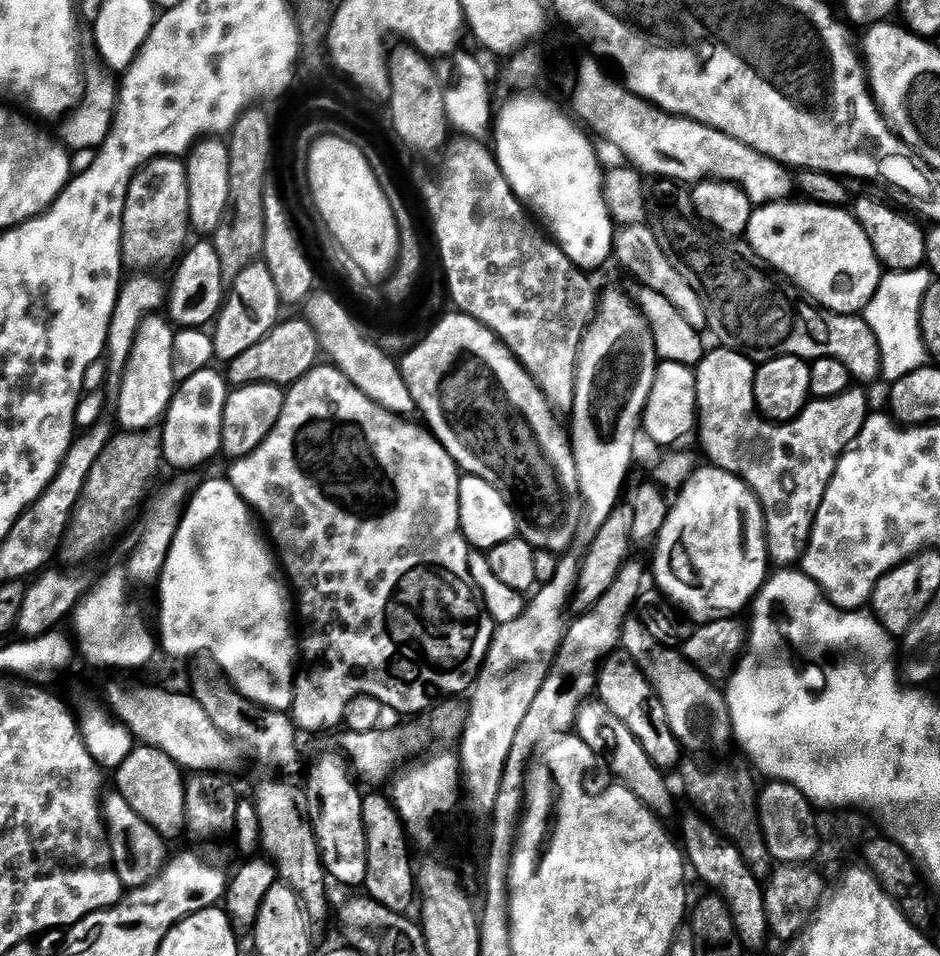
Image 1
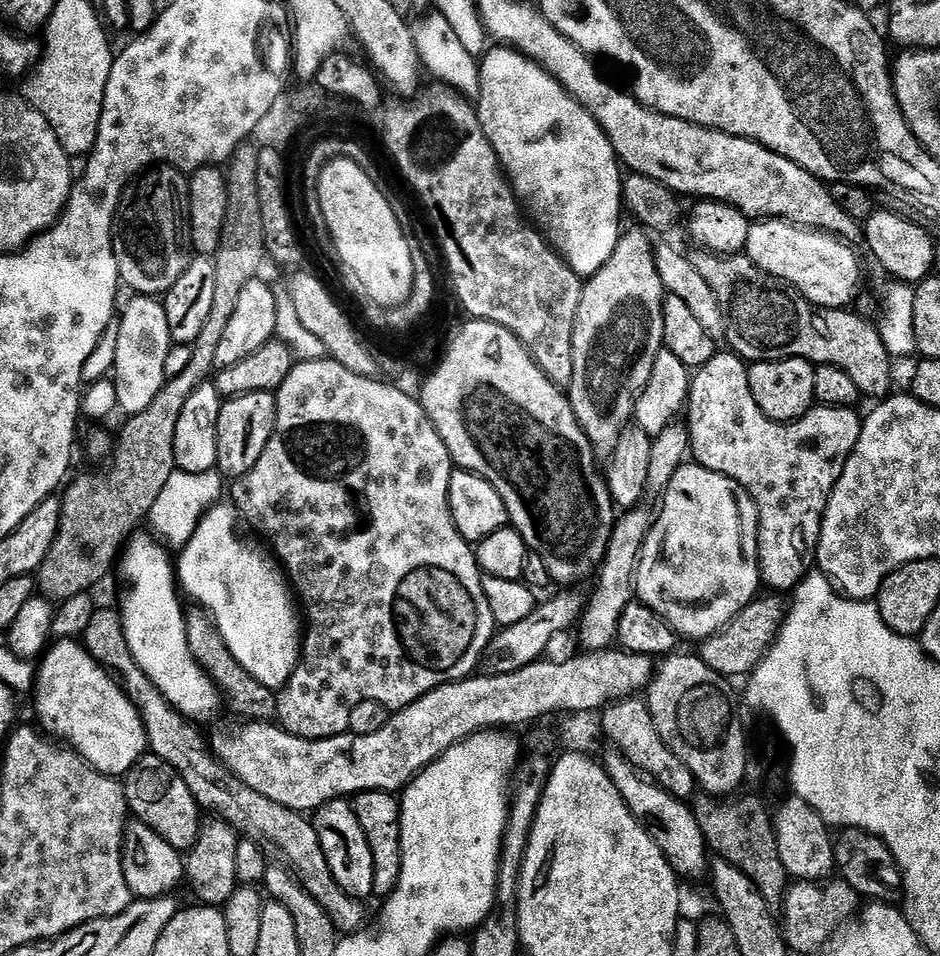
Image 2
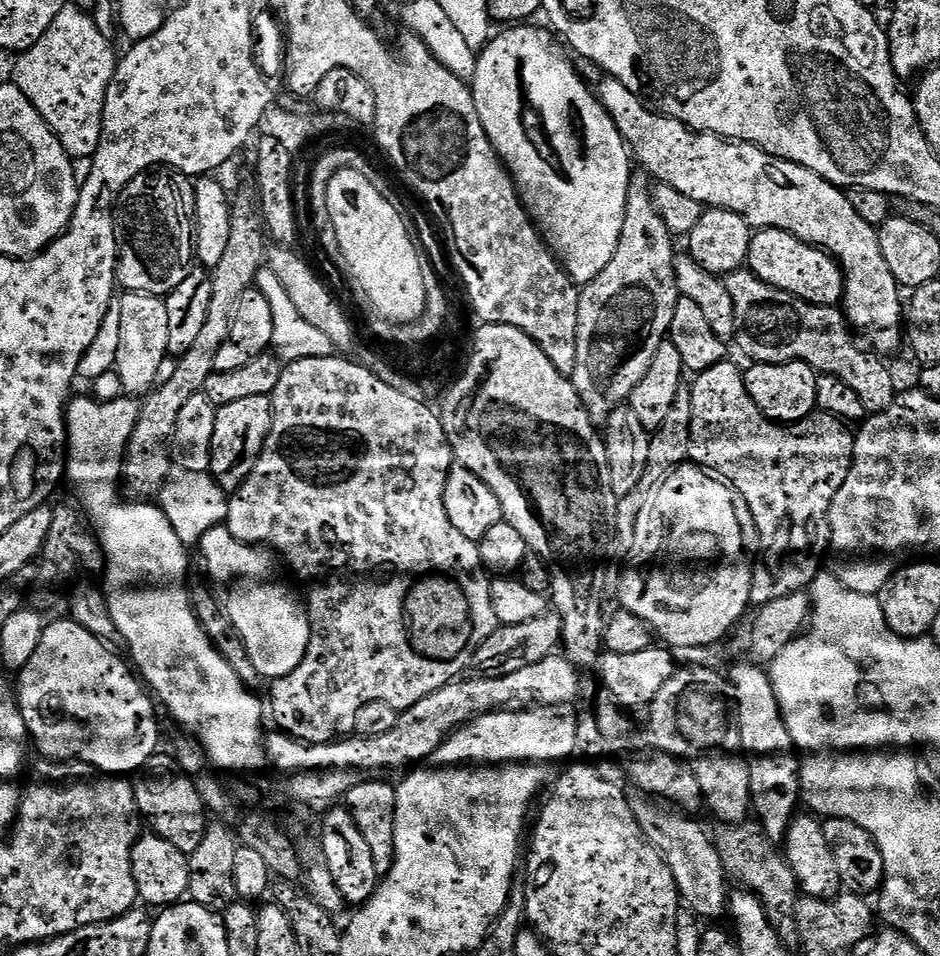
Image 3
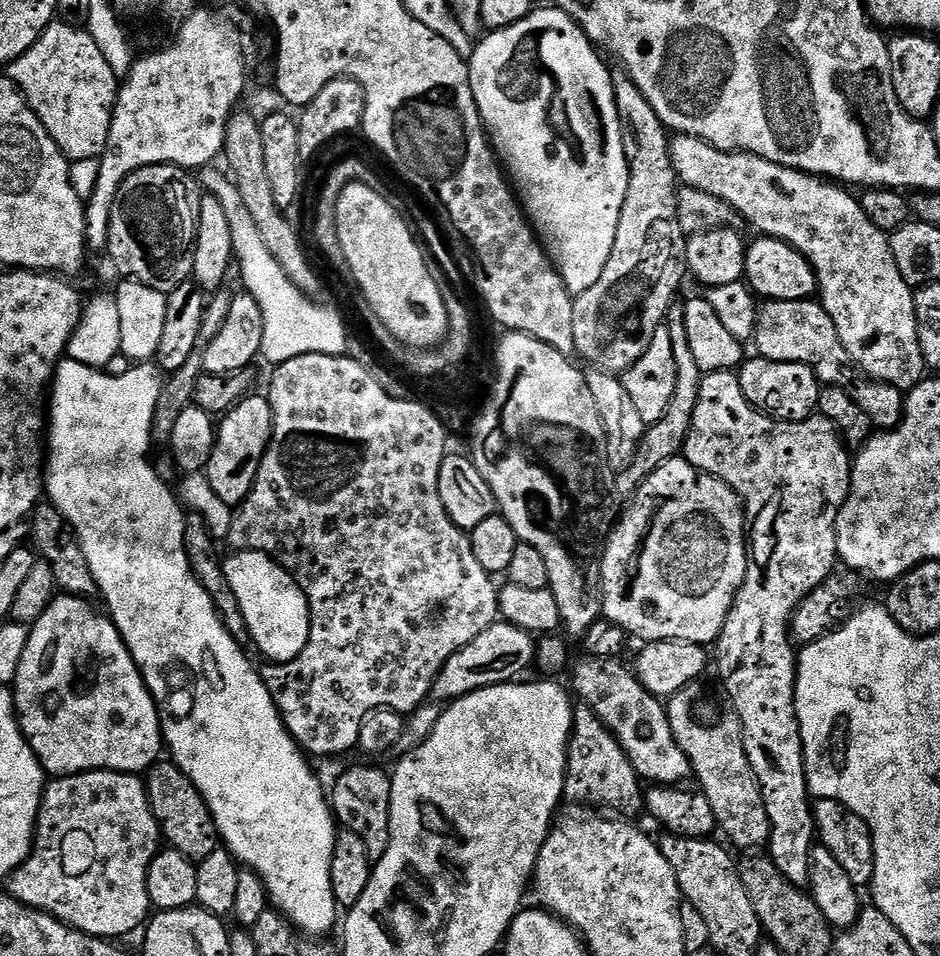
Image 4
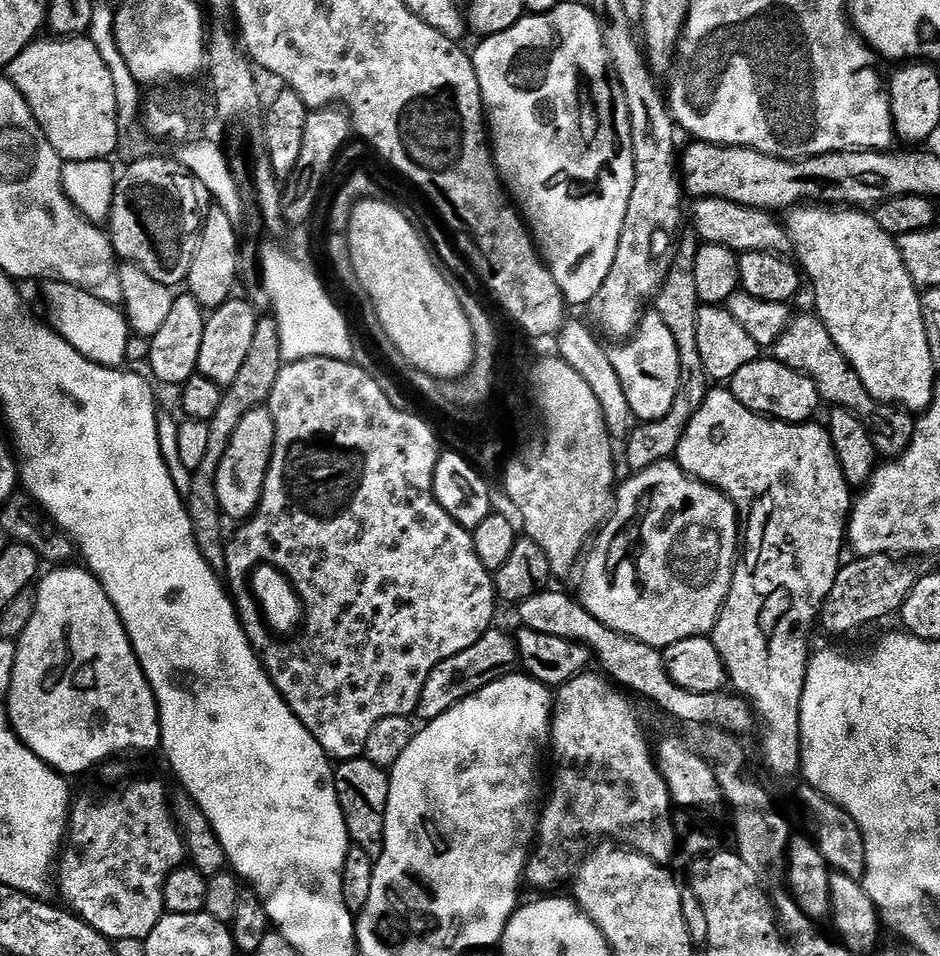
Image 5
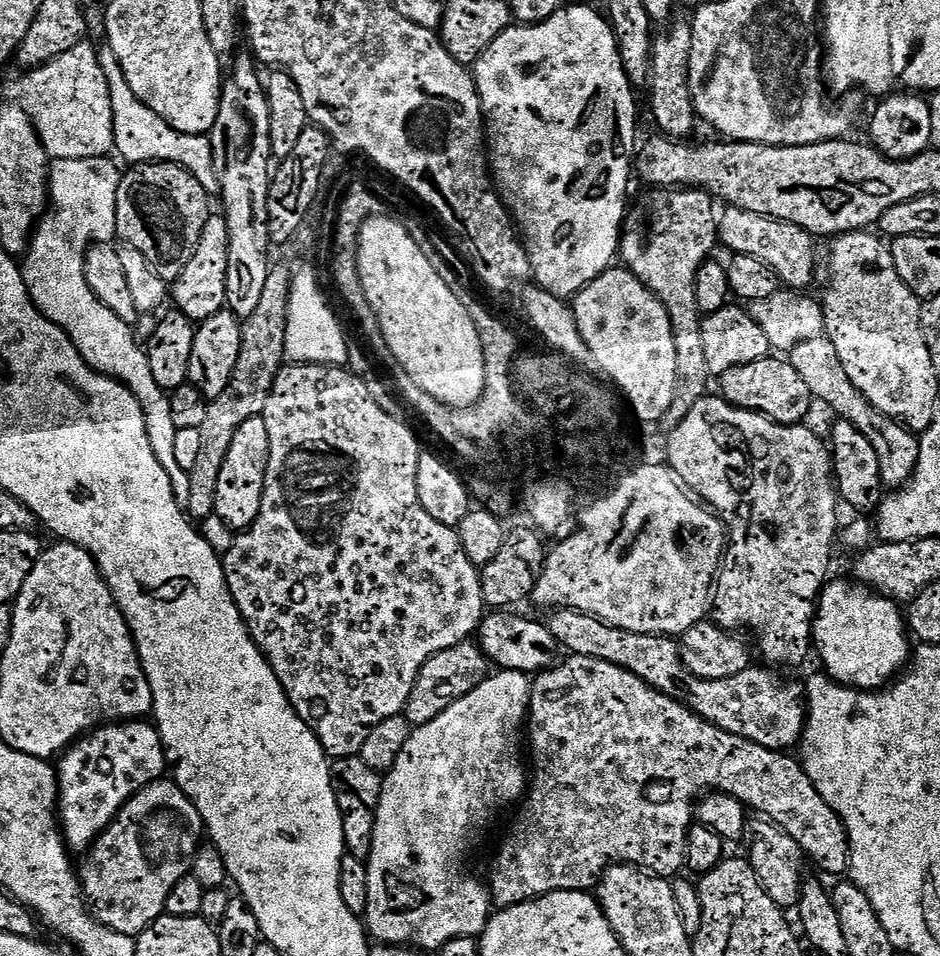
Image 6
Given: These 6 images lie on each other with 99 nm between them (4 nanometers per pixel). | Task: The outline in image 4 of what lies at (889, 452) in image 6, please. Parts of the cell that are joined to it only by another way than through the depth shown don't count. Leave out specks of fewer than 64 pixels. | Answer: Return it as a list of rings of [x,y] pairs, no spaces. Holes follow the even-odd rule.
[[[815,299],[767,301],[756,317],[755,344],[760,351],[757,353],[763,359],[787,364],[807,364],[820,379],[821,385],[845,388],[877,429],[895,428],[904,417],[905,393],[892,384],[873,382],[864,374],[856,377],[854,361],[842,346],[830,314],[826,314],[824,305]]]

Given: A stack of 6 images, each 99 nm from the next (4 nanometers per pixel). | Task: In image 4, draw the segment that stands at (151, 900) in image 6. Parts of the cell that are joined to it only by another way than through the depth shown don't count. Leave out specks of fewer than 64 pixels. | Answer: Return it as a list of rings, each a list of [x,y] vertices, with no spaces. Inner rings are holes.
[[[79,772],[73,776],[57,776],[47,781],[44,789],[44,800],[40,803],[40,818],[36,825],[36,839],[32,842],[32,852],[26,858],[21,868],[16,869],[6,880],[8,895],[20,900],[26,906],[37,908],[43,912],[57,916],[64,924],[76,928],[93,938],[120,938],[128,936],[135,928],[143,929],[150,913],[153,911],[148,893],[148,868],[152,865],[153,858],[162,848],[162,833],[156,815],[148,807],[148,790],[145,781],[139,775],[130,772]]]

